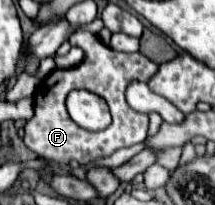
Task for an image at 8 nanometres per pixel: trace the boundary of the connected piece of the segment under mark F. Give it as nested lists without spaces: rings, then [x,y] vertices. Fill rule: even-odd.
[[[77,30],[69,36],[69,44],[77,46],[83,50],[83,62],[77,64],[75,68],[69,70],[57,70],[51,72],[47,78],[43,78],[35,90],[35,116],[27,120],[25,124],[25,146],[33,150],[39,158],[53,160],[59,164],[69,164],[71,160],[79,164],[91,164],[99,158],[111,156],[115,150],[133,146],[137,142],[143,142],[147,138],[147,128],[149,128],[149,114],[135,112],[125,98],[125,90],[131,82],[149,82],[159,66],[143,56],[141,52],[135,54],[125,54],[125,52],[115,52],[109,48],[101,38],[89,30]],[[75,88],[85,88],[103,100],[107,100],[107,106],[111,110],[113,122],[101,130],[101,132],[87,132],[79,128],[67,114],[65,108],[65,98],[71,90]]]

